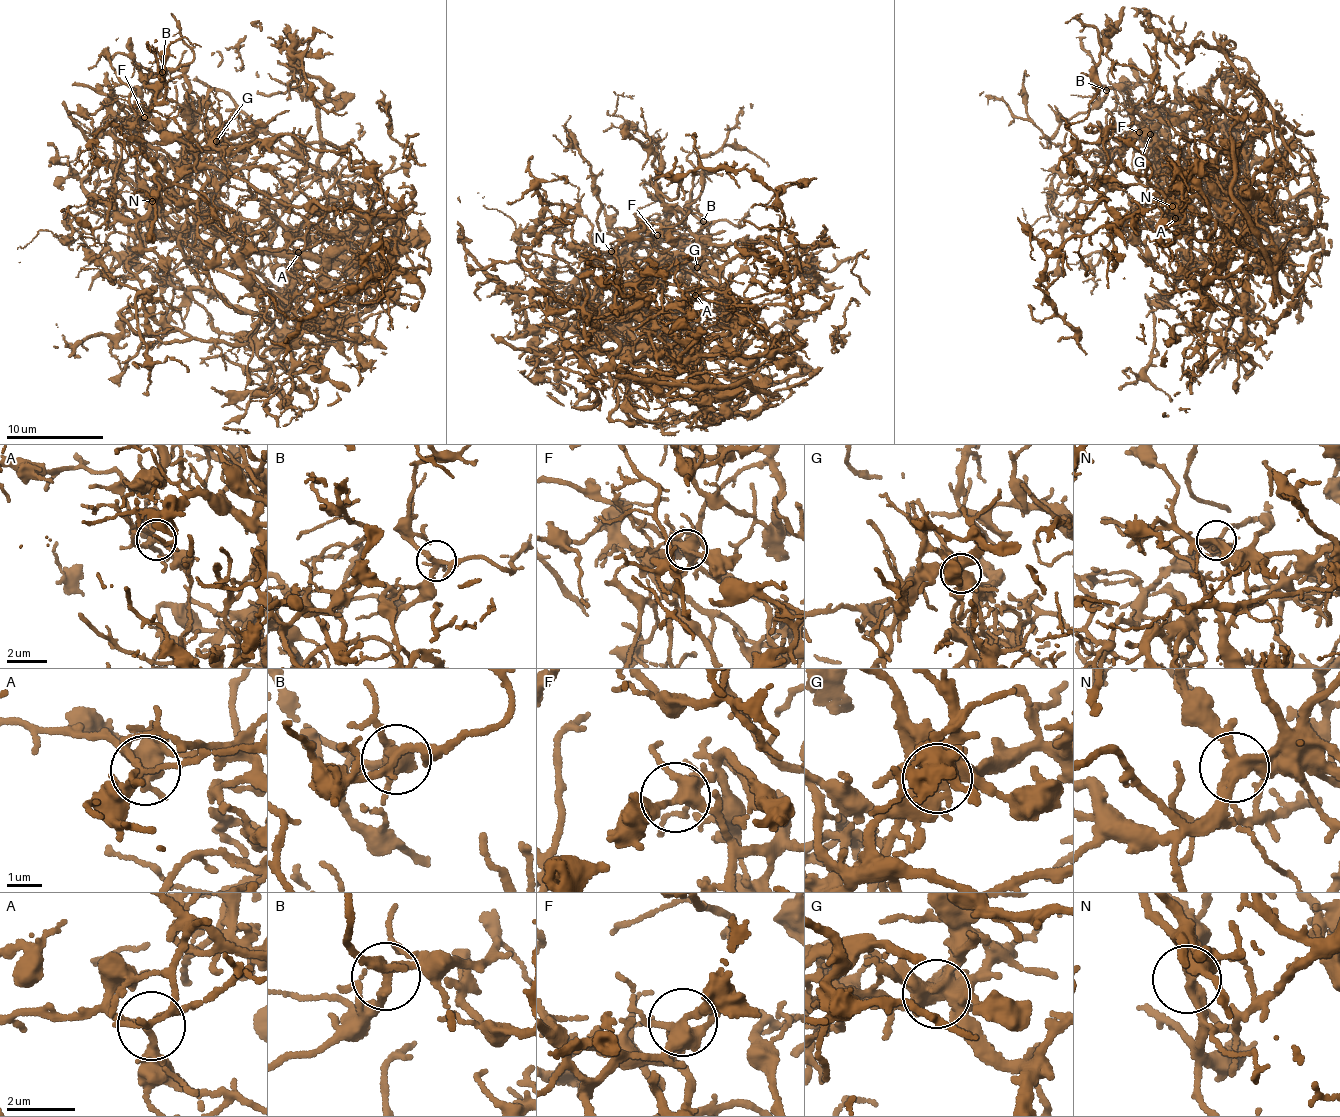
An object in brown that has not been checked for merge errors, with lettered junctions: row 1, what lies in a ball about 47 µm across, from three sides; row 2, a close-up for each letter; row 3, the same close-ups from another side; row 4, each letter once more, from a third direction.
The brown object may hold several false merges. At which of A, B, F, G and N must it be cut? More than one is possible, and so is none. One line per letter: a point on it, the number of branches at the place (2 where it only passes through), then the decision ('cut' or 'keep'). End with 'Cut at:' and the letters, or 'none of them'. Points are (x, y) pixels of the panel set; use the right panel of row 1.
A: place (1175, 218); branches 5; cut
B: place (1106, 90); branches 5; keep
F: place (1139, 132); branches 5; keep
G: place (1150, 134); branches 8; cut
N: place (1172, 206); branches 3; cut
Cut at: A, G, N

